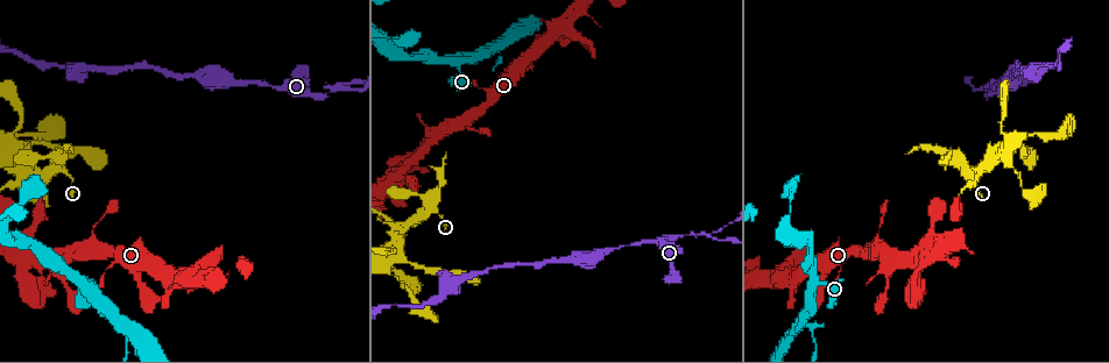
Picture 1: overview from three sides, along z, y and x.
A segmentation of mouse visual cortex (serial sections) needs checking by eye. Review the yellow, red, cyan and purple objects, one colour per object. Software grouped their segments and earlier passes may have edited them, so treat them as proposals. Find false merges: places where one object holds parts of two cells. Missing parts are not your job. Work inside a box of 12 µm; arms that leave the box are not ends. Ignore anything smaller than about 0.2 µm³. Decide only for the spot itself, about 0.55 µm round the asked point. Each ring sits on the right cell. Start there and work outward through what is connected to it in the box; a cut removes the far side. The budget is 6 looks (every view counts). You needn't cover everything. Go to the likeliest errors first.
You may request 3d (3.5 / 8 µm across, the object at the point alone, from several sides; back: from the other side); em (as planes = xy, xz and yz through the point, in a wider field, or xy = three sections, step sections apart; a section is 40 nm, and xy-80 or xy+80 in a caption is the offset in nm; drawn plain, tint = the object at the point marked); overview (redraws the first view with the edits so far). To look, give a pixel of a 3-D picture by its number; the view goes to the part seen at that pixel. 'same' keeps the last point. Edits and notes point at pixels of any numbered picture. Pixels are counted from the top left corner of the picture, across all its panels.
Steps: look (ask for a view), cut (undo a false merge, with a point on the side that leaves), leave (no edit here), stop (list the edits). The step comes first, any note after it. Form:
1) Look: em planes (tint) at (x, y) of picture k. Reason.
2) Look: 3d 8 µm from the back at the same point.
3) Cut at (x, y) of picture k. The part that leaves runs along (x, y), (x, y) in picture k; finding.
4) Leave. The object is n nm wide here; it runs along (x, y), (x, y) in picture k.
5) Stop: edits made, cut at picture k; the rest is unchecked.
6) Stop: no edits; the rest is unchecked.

Look: 3d 3.5 µm at (987, 86) of picture 1. A narrow waist.

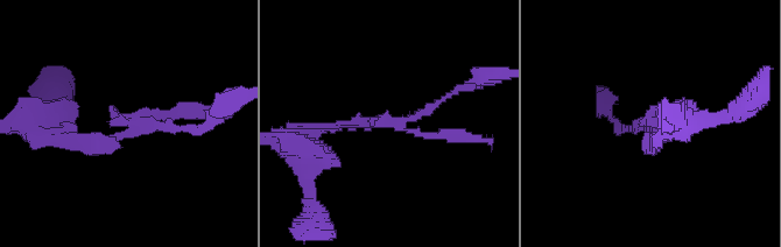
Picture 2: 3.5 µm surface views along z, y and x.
Leave. The arms are 100, 150, 200 nm wide; it runs along (329, 127), (400, 124), (464, 89) in picture 2; all the same cell.

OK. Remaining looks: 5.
Look: 3d 3.5 µm from the back at (961, 165) of picture 1. Abrupt turn.

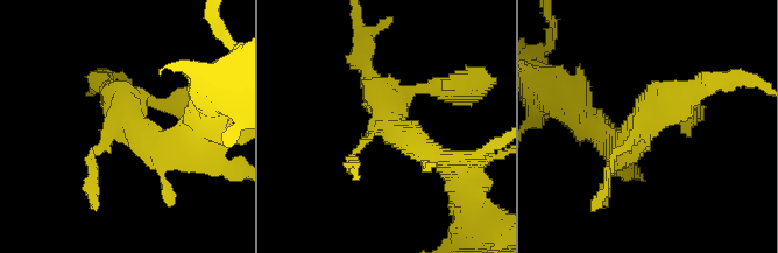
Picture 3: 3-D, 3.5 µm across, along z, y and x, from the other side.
Look: em planes (tint) at (387, 125) of picture 3. Now the EM.

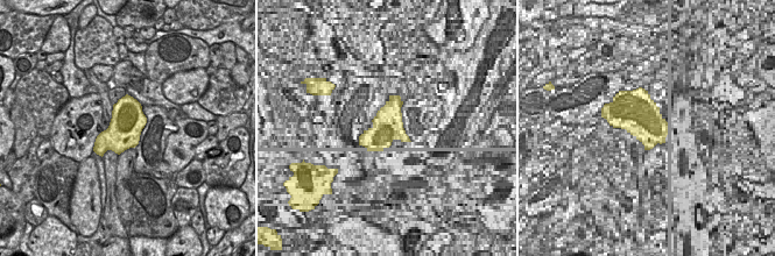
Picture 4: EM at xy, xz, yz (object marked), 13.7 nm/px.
Leave. All the same cell.

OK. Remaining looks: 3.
Look: 3d 3.5 µm at (1025, 138) of picture 1. Small branch off a trunk.

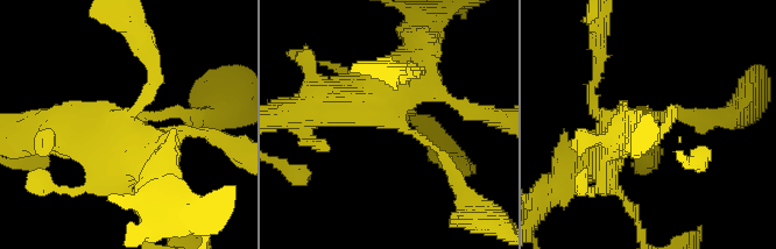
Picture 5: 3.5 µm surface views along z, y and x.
Look: em planes (tint) at (142, 118) of picture 5. 3 arms meet here; the arms are 150, 250, 500 nm wide.

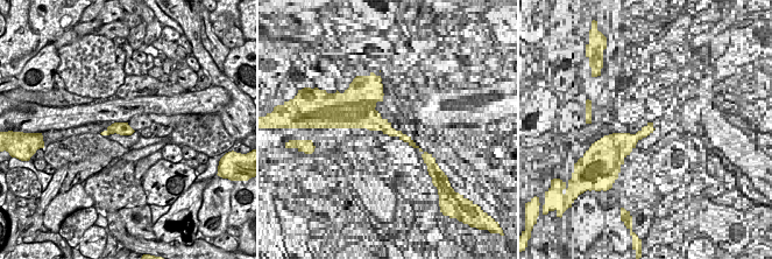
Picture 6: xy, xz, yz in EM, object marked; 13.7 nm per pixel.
Leave. It runs along (411, 68), (394, 119), (454, 178) in picture 5; all the same cell.

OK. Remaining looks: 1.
Stop: no edits; the rest is unchecked.

